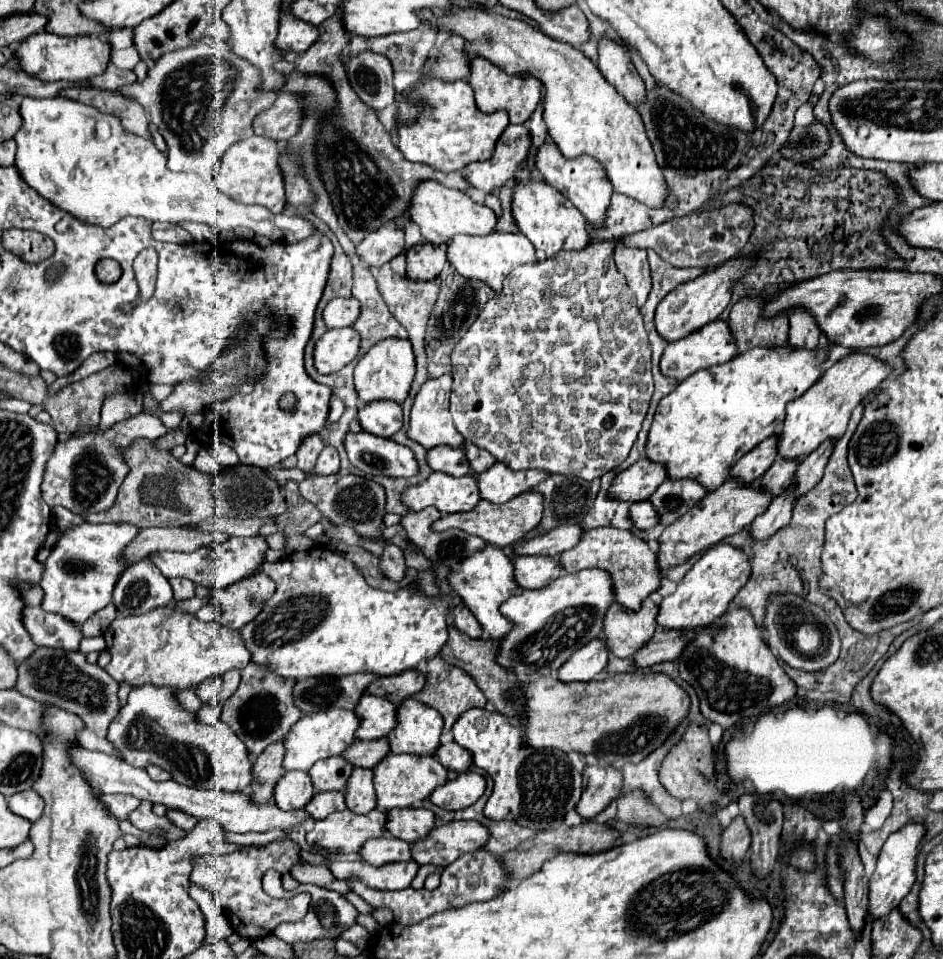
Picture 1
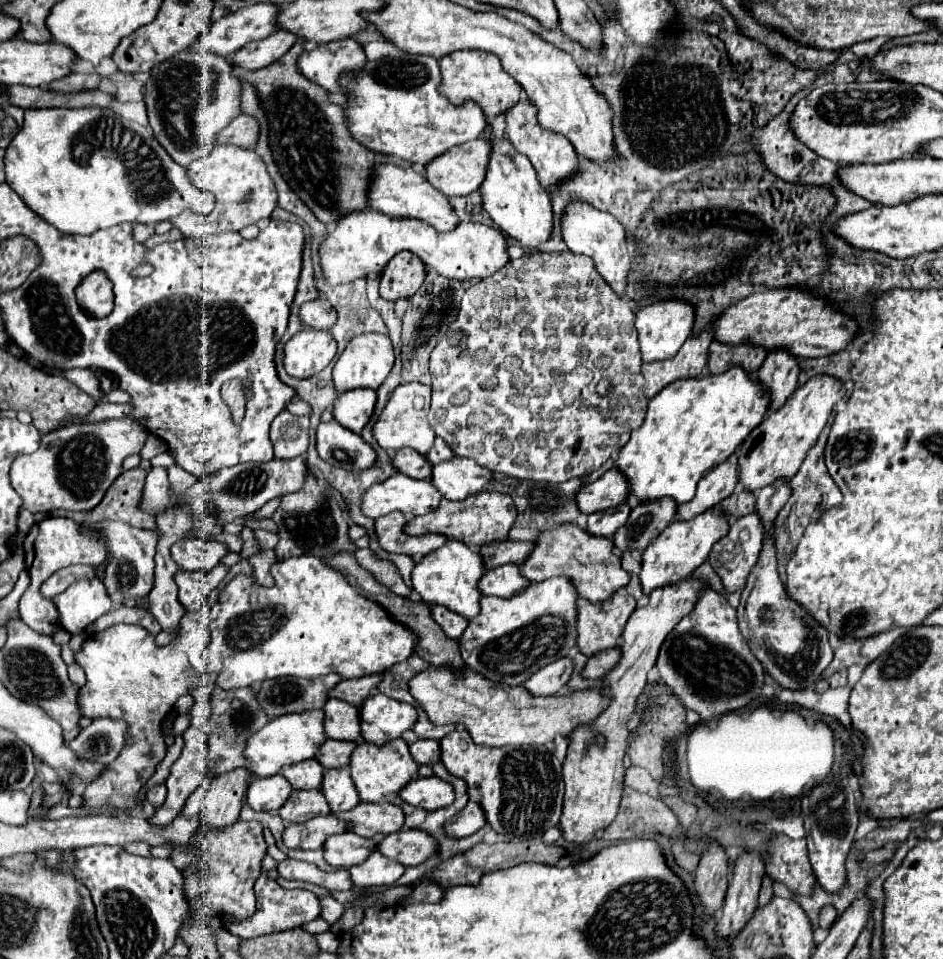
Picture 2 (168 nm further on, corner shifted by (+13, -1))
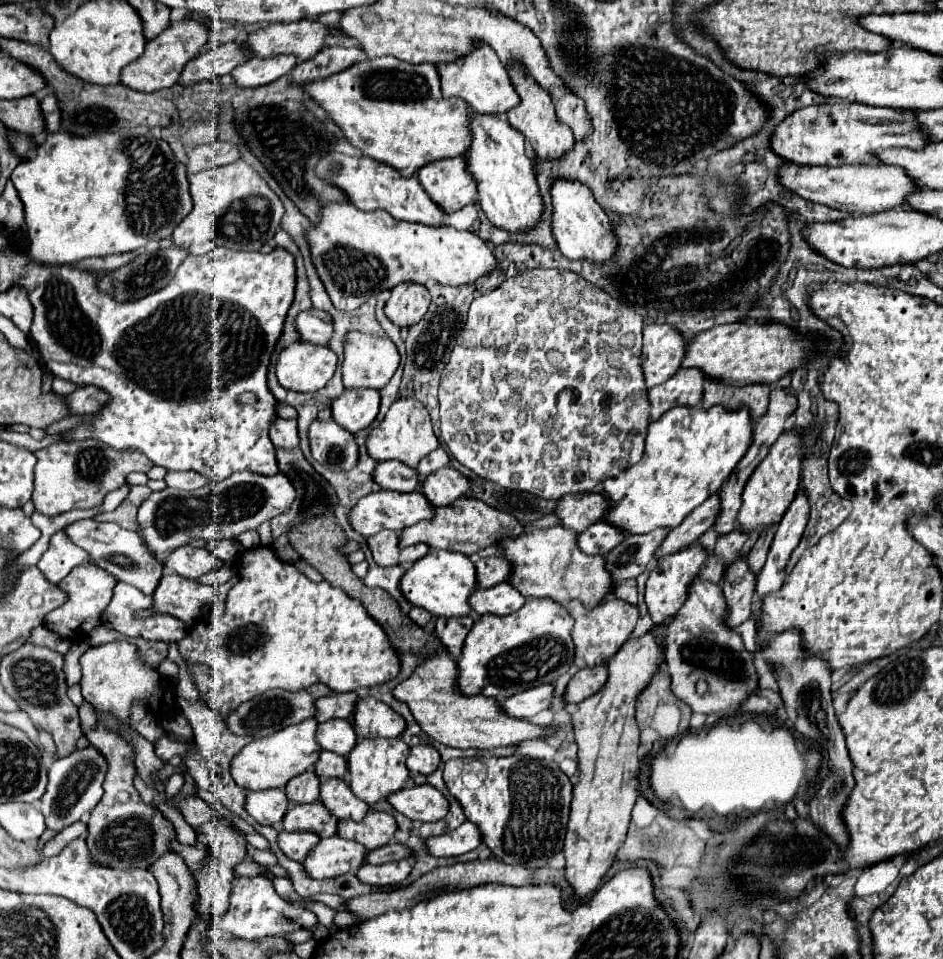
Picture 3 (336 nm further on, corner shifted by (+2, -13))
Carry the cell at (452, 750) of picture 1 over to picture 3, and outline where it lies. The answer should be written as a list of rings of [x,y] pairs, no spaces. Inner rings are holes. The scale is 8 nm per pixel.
[[[428,745],[412,747],[406,759],[408,771],[416,771],[422,775],[430,775],[434,769],[438,769],[438,765],[440,765],[440,753]]]

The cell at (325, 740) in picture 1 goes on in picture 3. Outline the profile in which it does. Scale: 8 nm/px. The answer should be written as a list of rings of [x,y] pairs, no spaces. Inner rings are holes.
[[[304,719],[302,723],[284,727],[282,731],[276,731],[268,737],[250,741],[246,747],[242,747],[240,753],[236,753],[232,757],[230,775],[232,775],[234,783],[248,791],[282,789],[288,783],[288,779],[314,767],[314,763],[320,755],[320,749],[316,747],[316,739],[314,739],[316,727],[318,727],[318,723],[314,719]]]

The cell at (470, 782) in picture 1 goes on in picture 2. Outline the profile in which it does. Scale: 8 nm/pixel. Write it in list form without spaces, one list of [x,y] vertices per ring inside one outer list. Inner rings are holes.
[[[427,777],[427,779],[413,779],[409,787],[401,789],[401,799],[413,807],[421,807],[425,811],[447,807],[455,801],[453,785],[443,781],[441,777]]]

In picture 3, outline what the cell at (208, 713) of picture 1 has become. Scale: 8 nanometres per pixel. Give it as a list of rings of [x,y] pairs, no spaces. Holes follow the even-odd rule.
[[[78,821],[58,833],[53,839],[48,841],[42,852],[45,857],[58,855],[62,849],[73,839],[79,837],[87,831],[87,825],[82,821]]]

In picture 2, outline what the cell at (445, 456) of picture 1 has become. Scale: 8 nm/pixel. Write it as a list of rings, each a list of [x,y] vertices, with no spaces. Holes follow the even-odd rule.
[[[407,447],[399,449],[395,453],[393,465],[401,473],[405,473],[405,475],[409,475],[413,479],[431,479],[431,473],[433,473],[433,465],[427,461],[427,457],[413,451],[413,449],[407,449]]]

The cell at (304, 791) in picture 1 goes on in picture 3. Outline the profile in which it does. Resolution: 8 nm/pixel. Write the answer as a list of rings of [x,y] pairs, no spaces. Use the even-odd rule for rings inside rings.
[[[266,789],[264,791],[250,791],[246,795],[244,809],[252,815],[260,825],[274,825],[282,821],[288,811],[288,797],[284,789]]]

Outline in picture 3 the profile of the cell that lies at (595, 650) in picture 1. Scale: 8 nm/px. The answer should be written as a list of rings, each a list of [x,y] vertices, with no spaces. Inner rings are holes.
[[[552,685],[532,687],[528,691],[520,691],[520,693],[512,695],[512,697],[508,697],[508,699],[500,701],[500,707],[508,717],[528,719],[528,717],[532,717],[532,715],[536,715],[536,713],[550,707],[552,691],[554,691]]]

